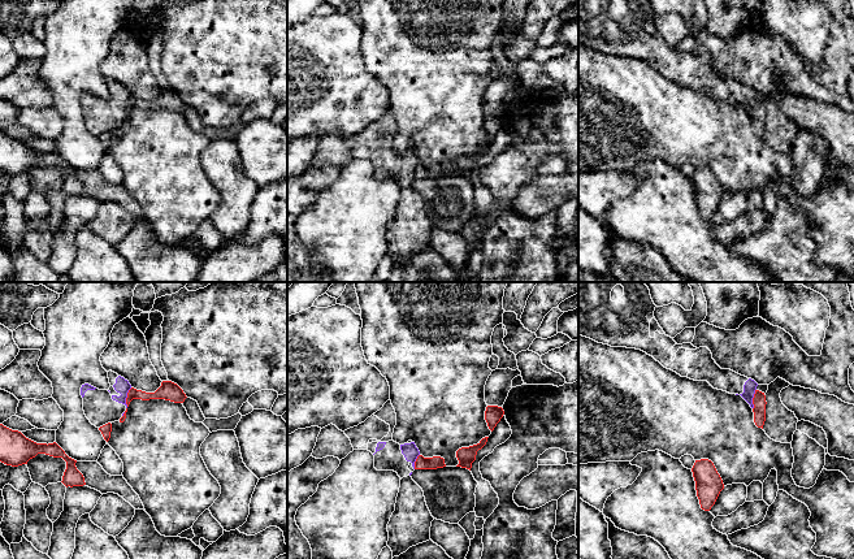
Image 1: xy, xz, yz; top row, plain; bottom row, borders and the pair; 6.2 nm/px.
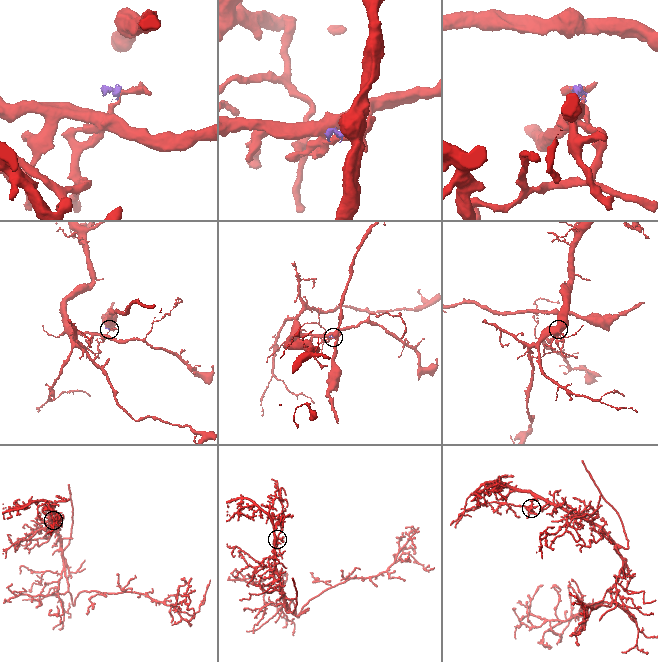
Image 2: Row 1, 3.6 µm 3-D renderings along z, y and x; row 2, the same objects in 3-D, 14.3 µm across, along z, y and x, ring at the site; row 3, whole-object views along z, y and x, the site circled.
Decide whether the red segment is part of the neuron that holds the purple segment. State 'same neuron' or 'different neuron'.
different neuron

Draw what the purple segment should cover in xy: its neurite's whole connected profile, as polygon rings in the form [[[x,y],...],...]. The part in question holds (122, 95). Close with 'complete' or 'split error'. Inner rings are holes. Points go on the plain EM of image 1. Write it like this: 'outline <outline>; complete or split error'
outline [[[112,79],[108,81],[108,87],[108,99],[99,99],[88,92],[81,96],[84,124],[96,136],[118,130],[127,117],[126,107],[131,94]]]; split error

